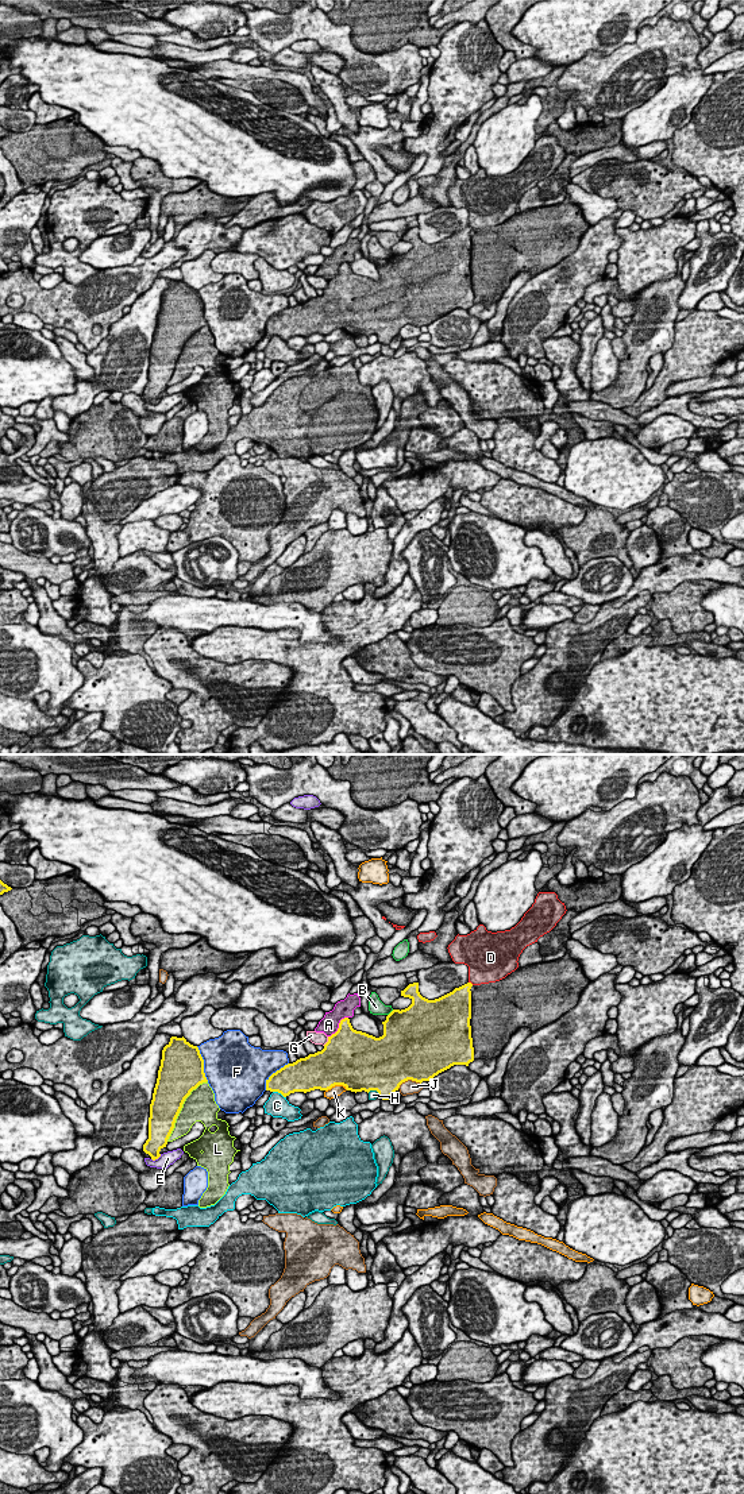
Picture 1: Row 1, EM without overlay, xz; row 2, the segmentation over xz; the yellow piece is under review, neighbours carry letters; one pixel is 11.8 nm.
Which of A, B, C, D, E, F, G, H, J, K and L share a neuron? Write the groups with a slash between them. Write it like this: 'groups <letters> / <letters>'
groups A / B / C / D / E / F / G / H / J / K / L

